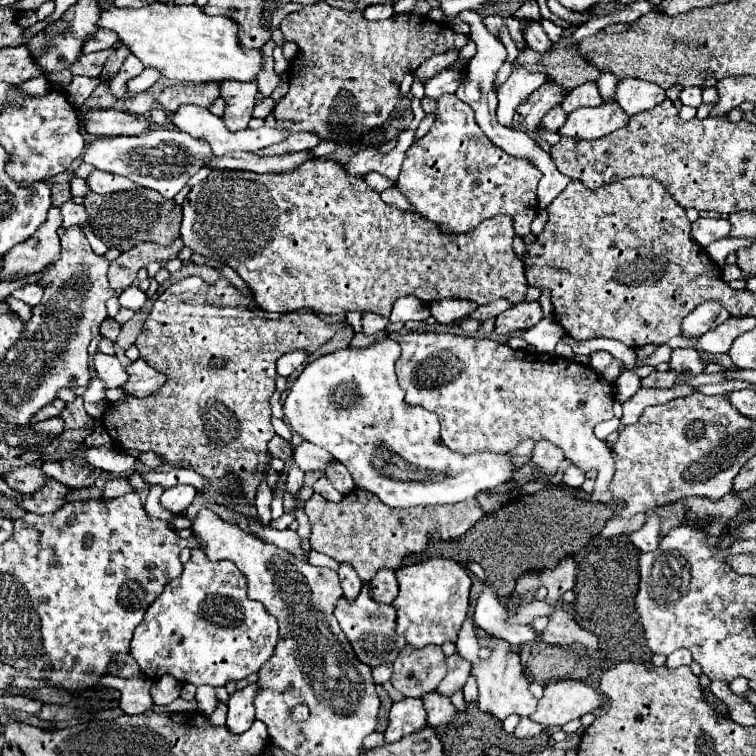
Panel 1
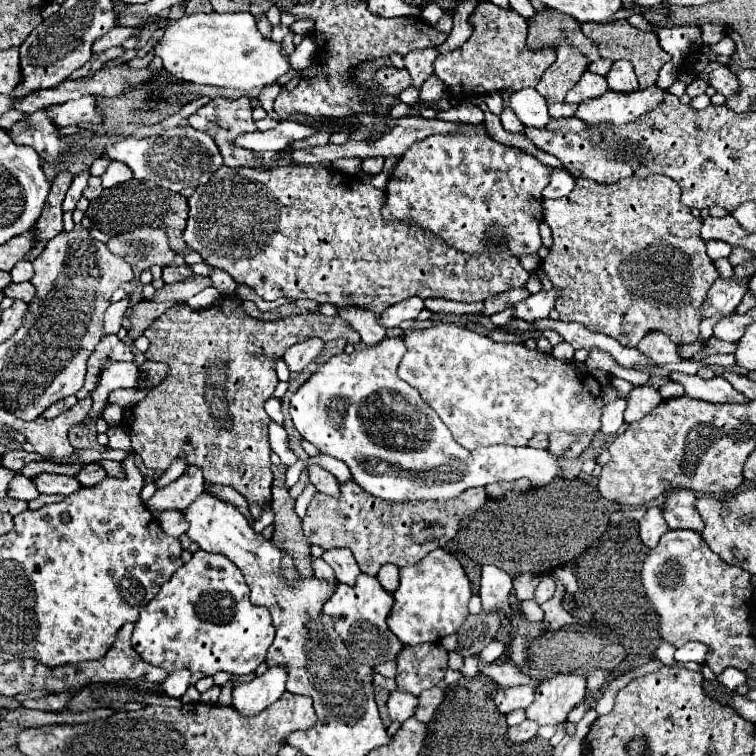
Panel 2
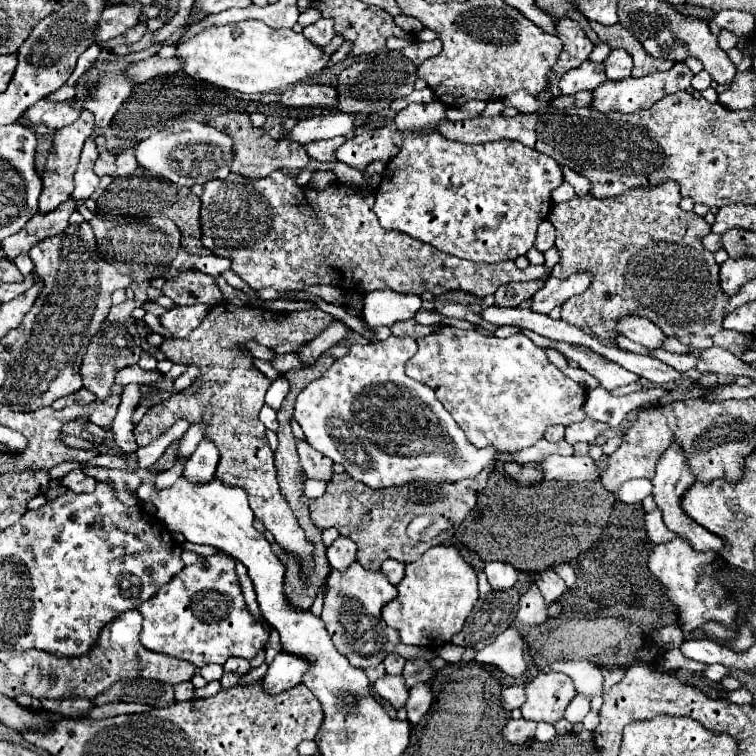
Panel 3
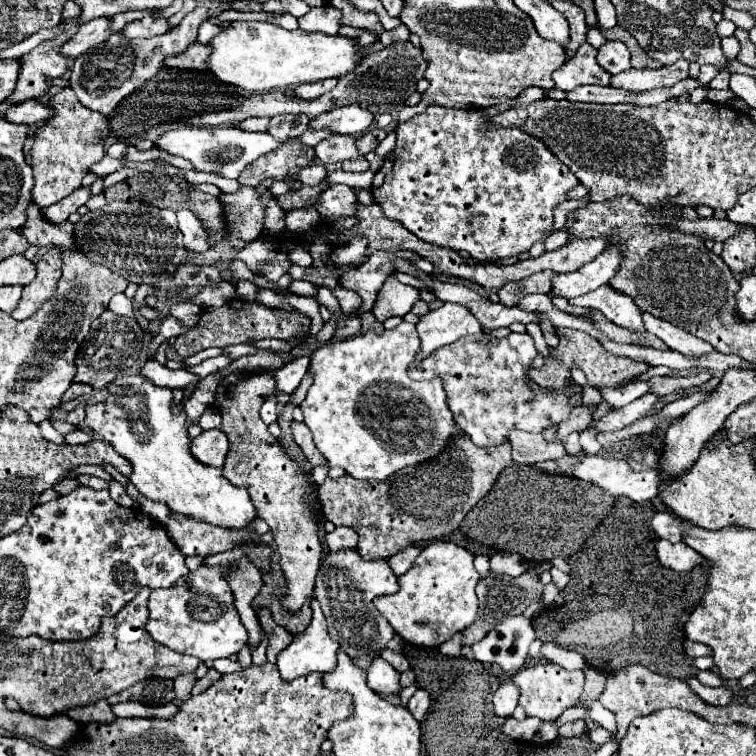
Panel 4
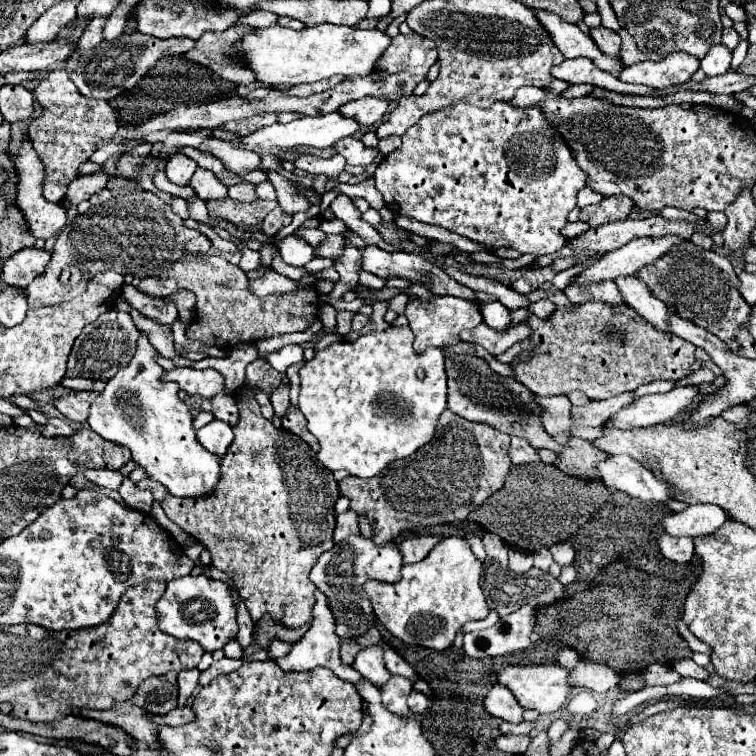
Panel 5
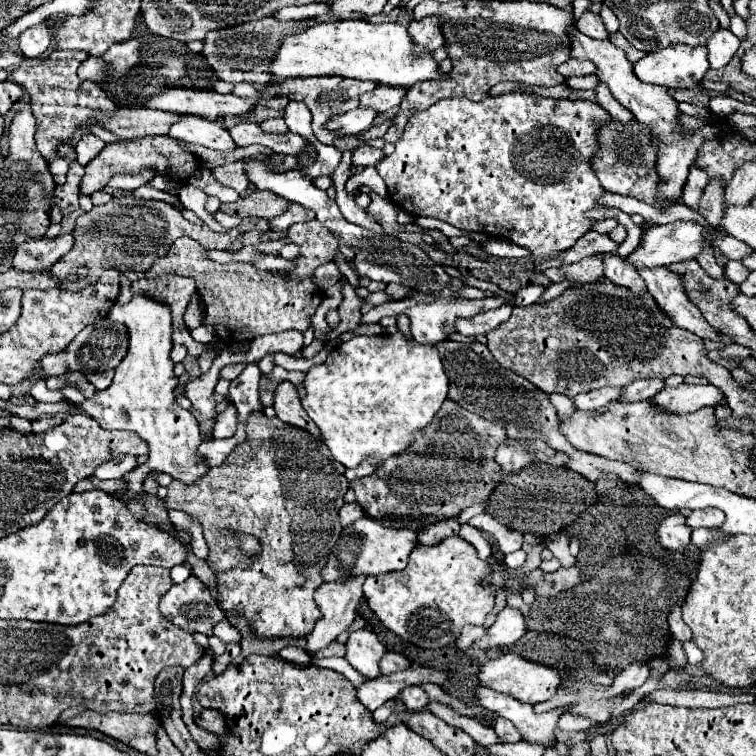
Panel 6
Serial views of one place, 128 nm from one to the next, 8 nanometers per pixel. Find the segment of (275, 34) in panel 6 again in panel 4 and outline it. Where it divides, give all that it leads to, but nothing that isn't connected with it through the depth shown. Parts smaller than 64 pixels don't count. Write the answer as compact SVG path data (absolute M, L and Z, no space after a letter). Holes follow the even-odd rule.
M194 42L188 46L186 52L176 54L176 56L168 56L168 60L164 60L164 66L170 68L182 68L182 70L206 70L206 60L212 52L210 44L200 44Z

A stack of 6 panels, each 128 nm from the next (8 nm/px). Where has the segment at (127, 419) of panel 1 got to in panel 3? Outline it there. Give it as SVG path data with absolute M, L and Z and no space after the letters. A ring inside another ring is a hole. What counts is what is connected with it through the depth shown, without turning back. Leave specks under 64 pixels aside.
M220 302L212 306L206 318L194 328L186 338L166 338L160 344L160 350L174 364L196 364L201 371L198 380L182 390L184 396L170 396L168 400L152 406L144 418L136 424L134 436L138 446L146 446L158 438L158 434L166 432L178 418L186 418L190 424L206 422L208 432L206 438L214 440L220 448L220 464L216 470L216 478L226 480L226 484L242 486L248 492L250 506L258 520L264 522L266 530L270 530L278 542L278 546L296 556L300 560L300 578L308 578L314 570L312 562L312 542L306 538L306 532L300 528L294 512L288 508L286 498L280 492L274 452L266 440L266 428L258 420L258 412L264 406L264 394L272 384L260 370L254 368L252 356L246 350L238 350L238 344L256 340L264 346L278 346L284 342L310 342L334 318L320 308L280 314L272 310L260 310L252 306L234 306L232 302Z

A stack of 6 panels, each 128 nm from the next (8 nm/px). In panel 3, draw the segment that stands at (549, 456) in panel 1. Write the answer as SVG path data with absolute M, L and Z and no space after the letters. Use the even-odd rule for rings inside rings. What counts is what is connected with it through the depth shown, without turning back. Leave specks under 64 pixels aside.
M584 418L582 422L578 424L572 424L566 428L566 442L568 444L574 444L574 442L594 442L598 434L606 432L610 426L604 424L604 422L598 422L598 420L592 420L592 418Z

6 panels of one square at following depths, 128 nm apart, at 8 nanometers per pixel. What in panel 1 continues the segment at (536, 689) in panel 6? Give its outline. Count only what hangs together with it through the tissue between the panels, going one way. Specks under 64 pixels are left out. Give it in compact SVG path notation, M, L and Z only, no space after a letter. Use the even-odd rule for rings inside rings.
M550 680L544 686L544 696L530 718L544 728L564 726L574 718L594 712L602 704L602 696L580 680Z

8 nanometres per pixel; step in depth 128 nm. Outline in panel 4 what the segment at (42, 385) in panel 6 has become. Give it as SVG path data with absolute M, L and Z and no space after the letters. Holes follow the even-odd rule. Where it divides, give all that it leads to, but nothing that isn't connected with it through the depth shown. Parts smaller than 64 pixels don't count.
M122 376L108 384L108 398L86 406L84 424L94 436L114 446L118 454L132 462L130 482L150 500L166 502L170 510L192 516L198 522L240 530L254 520L254 506L244 488L232 486L220 468L200 464L190 452L186 412L174 414L170 388L160 388L148 378Z

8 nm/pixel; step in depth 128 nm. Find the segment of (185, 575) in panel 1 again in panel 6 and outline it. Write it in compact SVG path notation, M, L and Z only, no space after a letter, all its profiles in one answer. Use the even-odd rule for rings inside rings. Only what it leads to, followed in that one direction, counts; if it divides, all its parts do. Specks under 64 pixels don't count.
M190 576L182 584L174 584L160 600L160 612L166 620L186 632L212 634L212 628L224 620L210 590L196 578Z

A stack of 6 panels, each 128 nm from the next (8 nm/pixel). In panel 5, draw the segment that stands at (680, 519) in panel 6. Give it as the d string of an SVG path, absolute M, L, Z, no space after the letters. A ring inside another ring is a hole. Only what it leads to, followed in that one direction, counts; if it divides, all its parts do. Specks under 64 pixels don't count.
M664 532L658 540L662 554L670 560L690 560L694 556L694 542L688 536L670 536Z

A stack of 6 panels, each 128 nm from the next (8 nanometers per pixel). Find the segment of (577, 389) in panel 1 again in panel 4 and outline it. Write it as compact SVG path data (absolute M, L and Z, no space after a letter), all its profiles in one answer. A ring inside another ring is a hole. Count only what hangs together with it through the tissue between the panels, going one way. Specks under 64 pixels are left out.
M510 334L506 338L496 338L492 344L480 344L480 340L486 340L486 336L460 338L456 344L446 344L434 350L426 360L414 360L410 364L412 380L432 380L432 376L444 380L454 420L470 434L476 446L502 444L514 428L538 434L550 424L568 418L568 394L562 390L558 390L556 398L538 394L524 382L524 372L538 354L530 334Z

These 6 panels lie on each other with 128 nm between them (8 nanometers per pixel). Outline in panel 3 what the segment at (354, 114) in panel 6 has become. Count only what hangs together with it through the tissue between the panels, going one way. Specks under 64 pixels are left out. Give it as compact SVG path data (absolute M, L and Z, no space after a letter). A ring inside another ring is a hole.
M180 120L176 126L168 126L154 136L142 140L136 146L138 164L152 170L164 180L170 180L180 186L206 184L214 178L228 178L230 166L234 160L234 140L232 136L218 132L214 126L196 122L196 120Z

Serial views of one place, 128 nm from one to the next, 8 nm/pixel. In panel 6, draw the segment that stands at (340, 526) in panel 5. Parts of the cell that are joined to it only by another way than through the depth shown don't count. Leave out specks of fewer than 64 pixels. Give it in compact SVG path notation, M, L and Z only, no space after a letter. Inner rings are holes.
M350 502L350 504L344 504L340 508L340 522L342 522L342 526L348 526L348 524L352 524L352 520L358 520L362 516L364 516L364 510L360 508L358 502Z

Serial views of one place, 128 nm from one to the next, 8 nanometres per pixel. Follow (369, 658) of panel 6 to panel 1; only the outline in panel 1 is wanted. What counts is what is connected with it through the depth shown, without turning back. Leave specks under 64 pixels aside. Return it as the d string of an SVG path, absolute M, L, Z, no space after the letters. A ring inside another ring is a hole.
M404 698L392 704L386 728L386 742L396 742L406 734L416 732L416 728L424 728L426 724L426 710L420 698Z

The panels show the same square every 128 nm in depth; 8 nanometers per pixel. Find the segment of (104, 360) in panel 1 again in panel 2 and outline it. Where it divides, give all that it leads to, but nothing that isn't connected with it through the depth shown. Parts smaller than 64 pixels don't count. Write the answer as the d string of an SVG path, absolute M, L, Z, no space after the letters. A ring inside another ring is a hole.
M116 362L116 364L108 364L108 368L104 368L104 376L100 376L100 386L96 388L96 392L92 392L92 412L88 414L88 418L100 414L104 410L104 402L108 398L108 394L112 390L118 388L134 388L138 382L138 366L134 362Z

